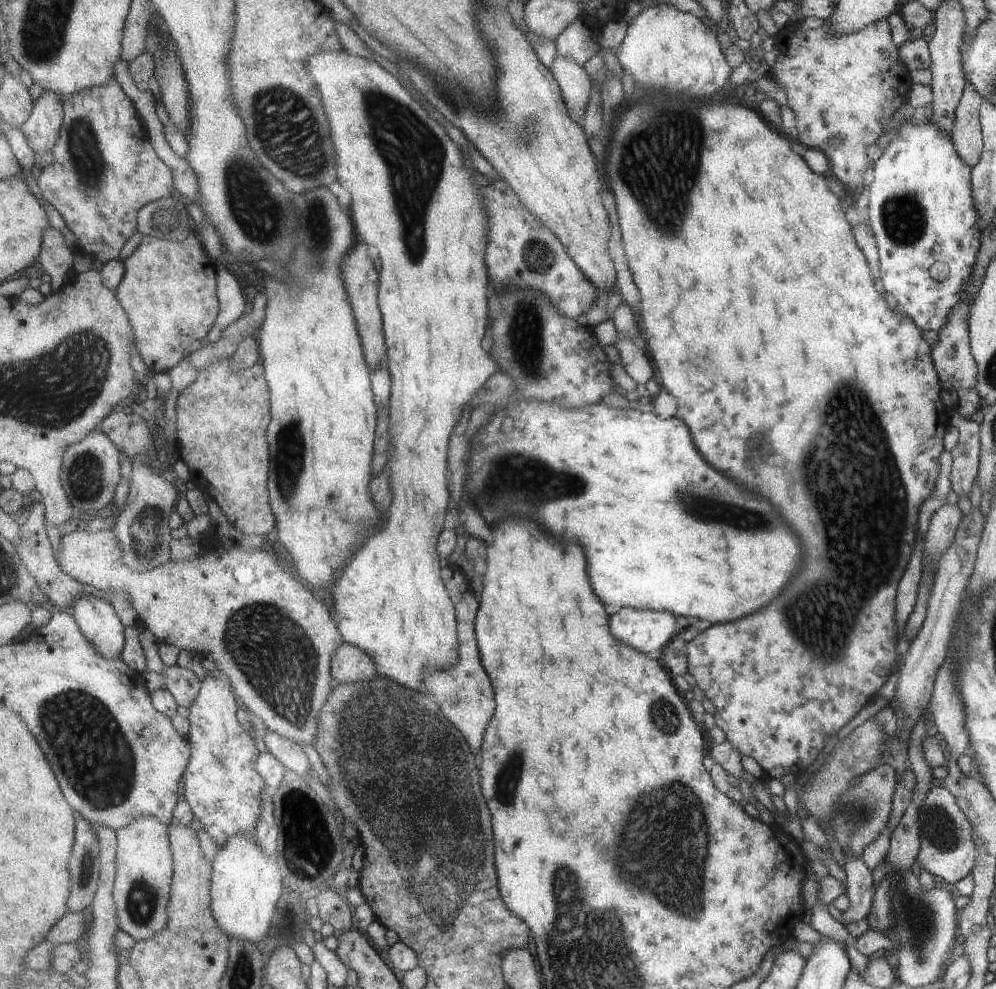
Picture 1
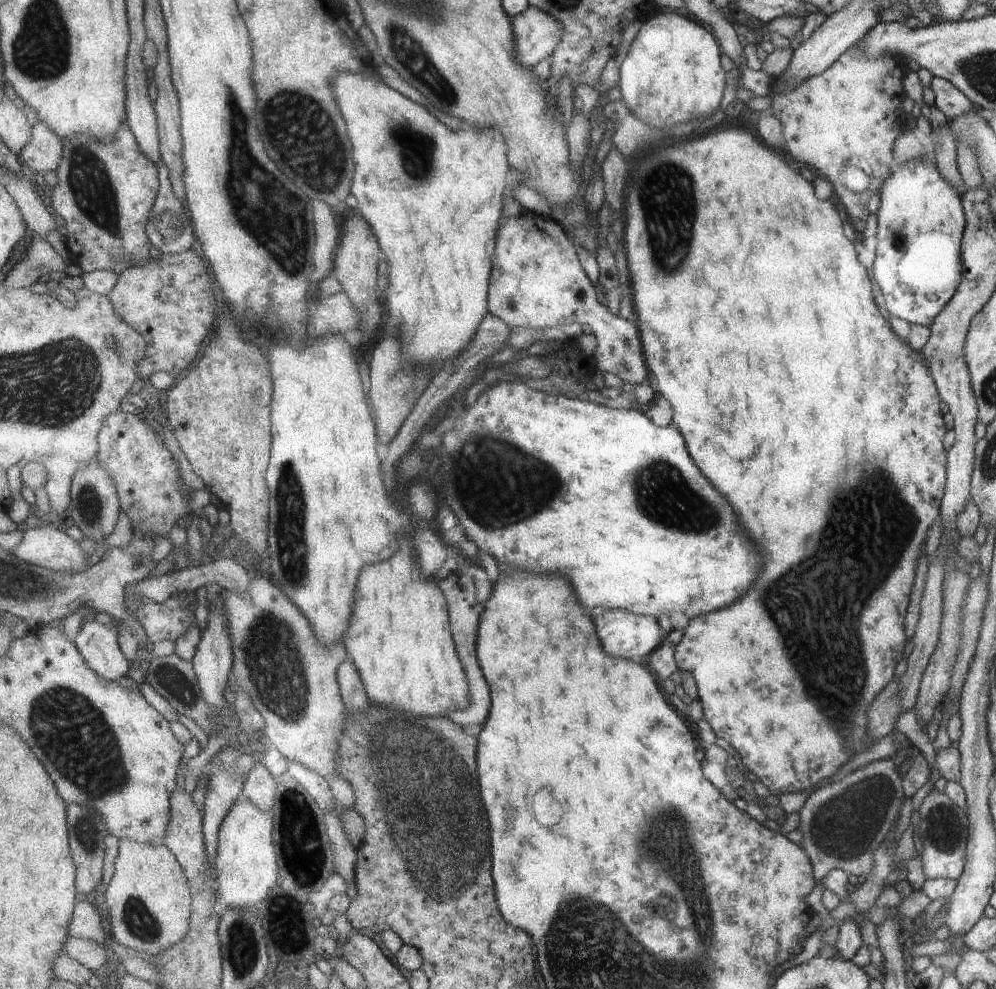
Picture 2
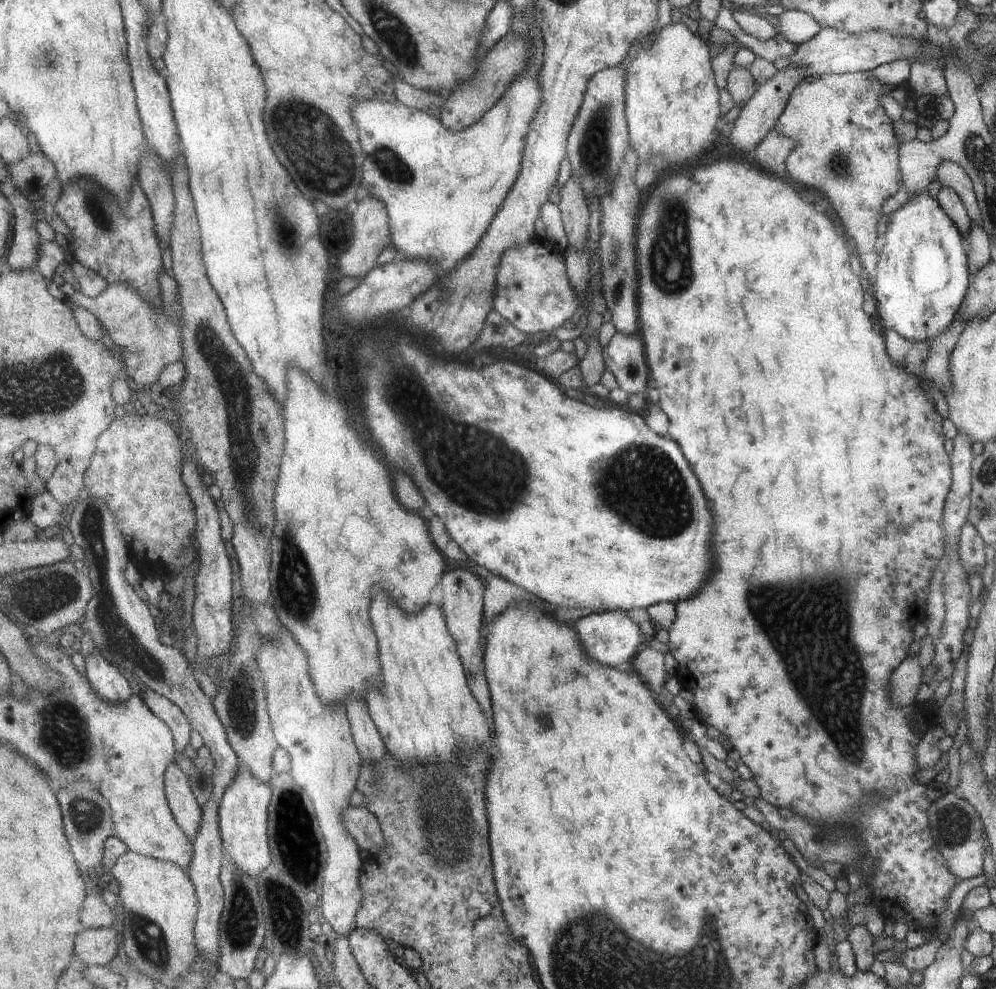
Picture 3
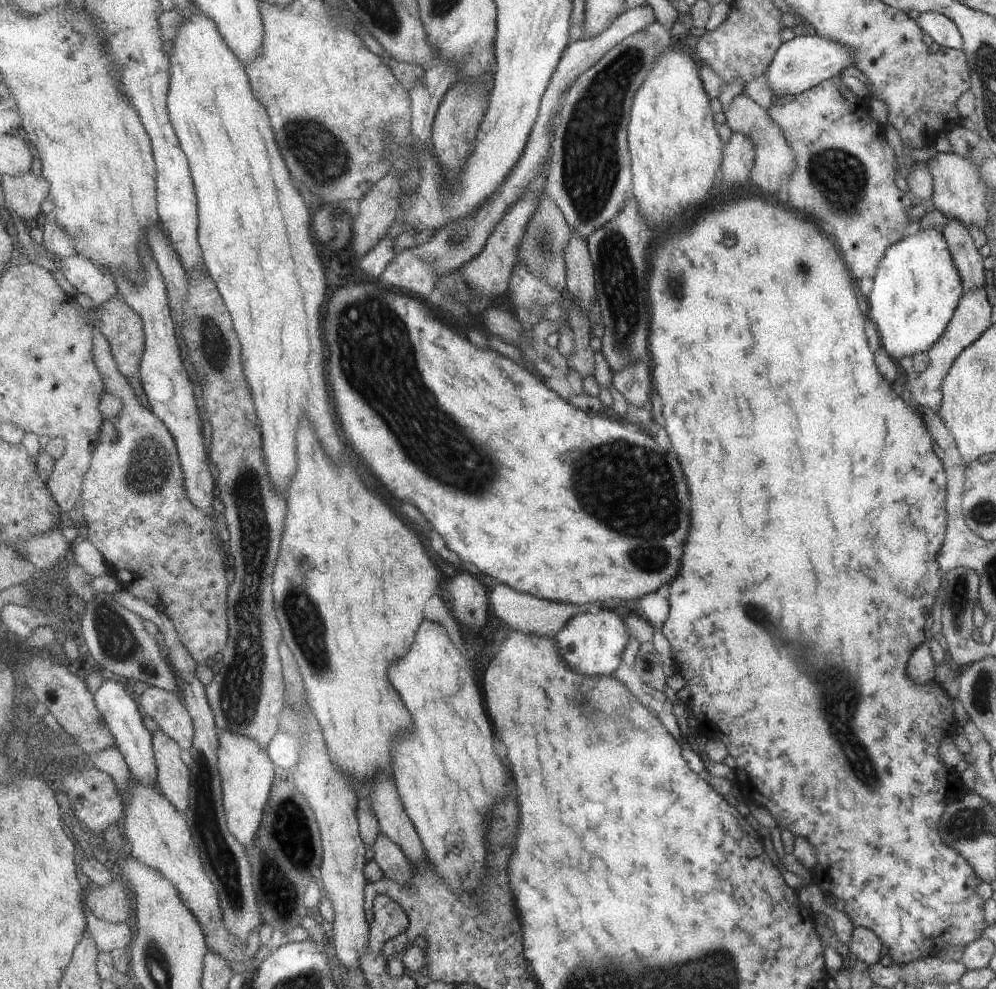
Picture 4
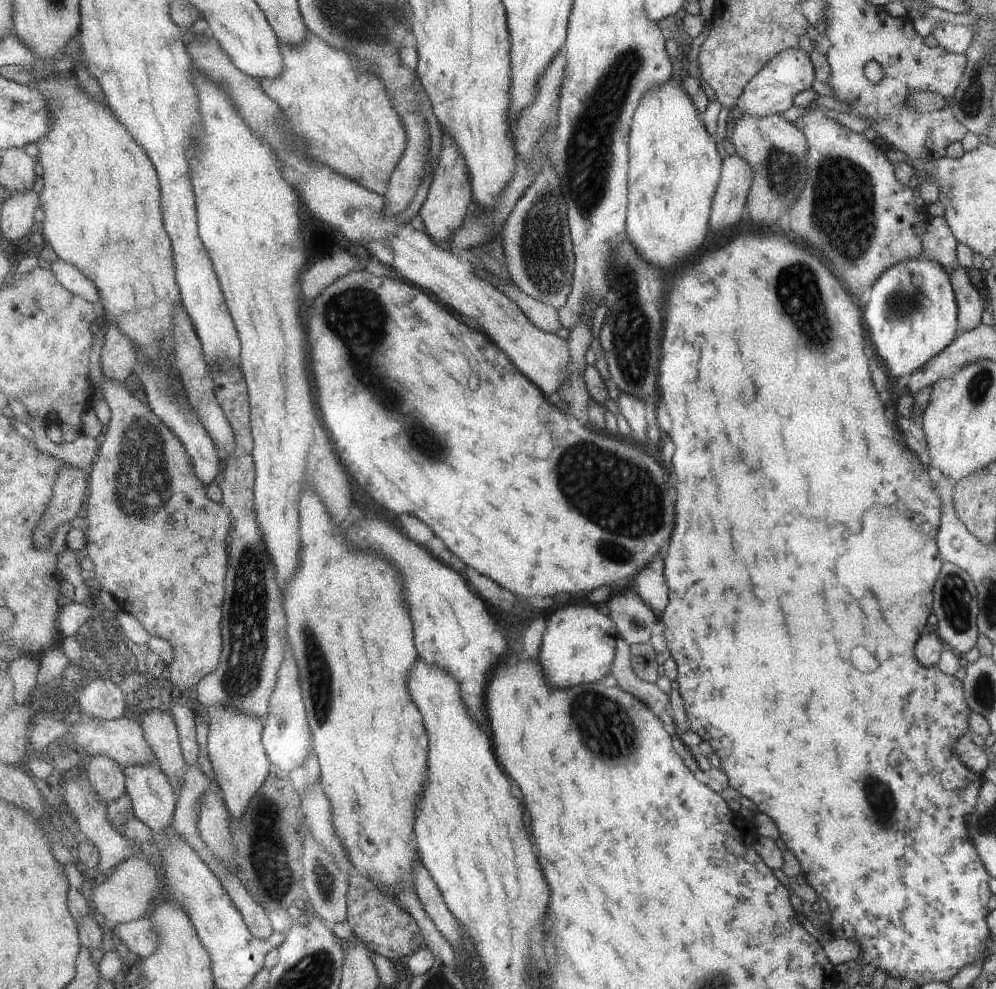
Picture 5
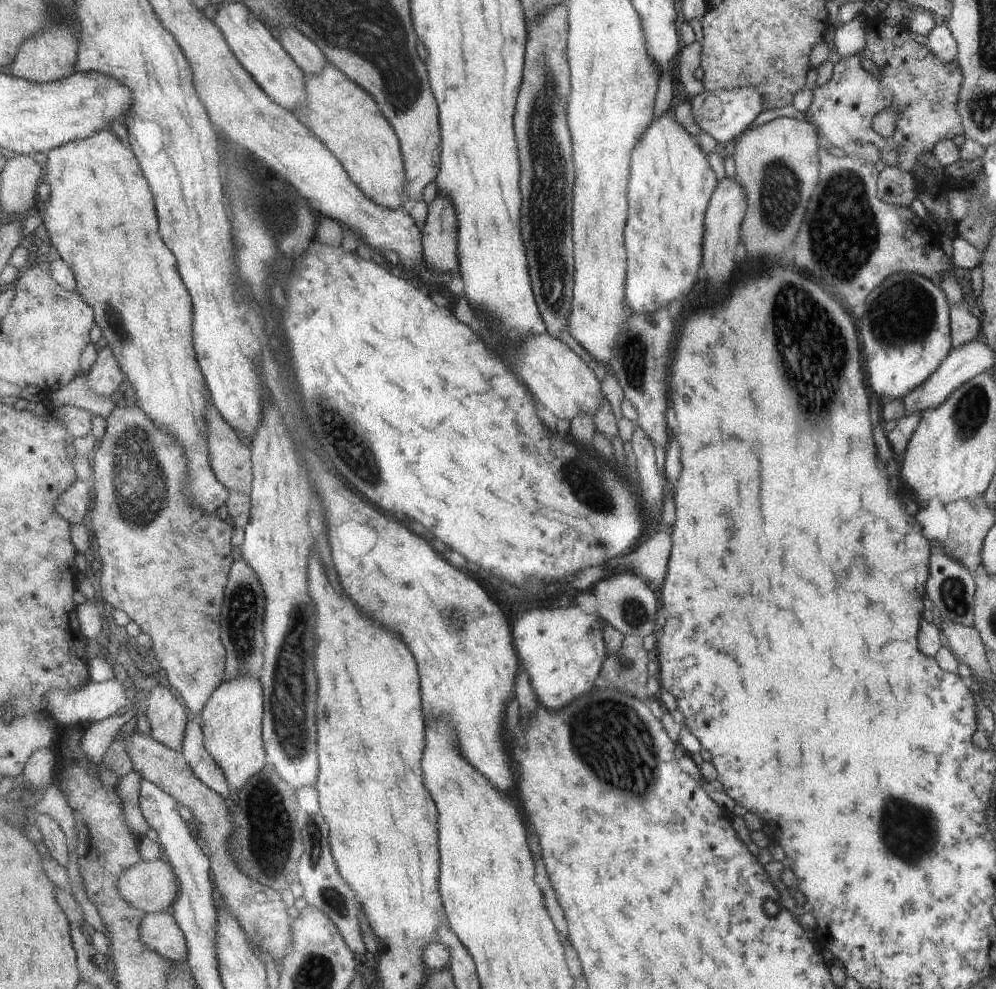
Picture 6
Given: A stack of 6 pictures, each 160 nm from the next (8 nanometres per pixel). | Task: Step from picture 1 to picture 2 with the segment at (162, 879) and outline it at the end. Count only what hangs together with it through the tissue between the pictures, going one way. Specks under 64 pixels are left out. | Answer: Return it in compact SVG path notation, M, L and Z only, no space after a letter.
M120 841L116 875L105 892L114 941L145 956L160 957L188 936L192 920L192 888L184 868L167 845Z

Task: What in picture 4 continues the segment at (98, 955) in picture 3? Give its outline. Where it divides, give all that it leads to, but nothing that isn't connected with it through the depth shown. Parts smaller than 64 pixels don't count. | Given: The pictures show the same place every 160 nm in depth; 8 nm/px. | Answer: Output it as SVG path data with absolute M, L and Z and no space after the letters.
M95 913L87 914L87 918L89 918L89 930L97 943L98 952L109 953L115 948L128 949L131 946L133 932L127 922L110 923L97 918Z

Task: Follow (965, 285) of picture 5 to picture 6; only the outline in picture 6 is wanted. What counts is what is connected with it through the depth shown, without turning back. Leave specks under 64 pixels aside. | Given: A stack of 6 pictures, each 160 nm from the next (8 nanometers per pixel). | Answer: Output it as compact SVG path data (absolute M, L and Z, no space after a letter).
M961 302L956 307L948 309L951 349L959 348L979 338L980 321L969 314L968 307L965 302Z

